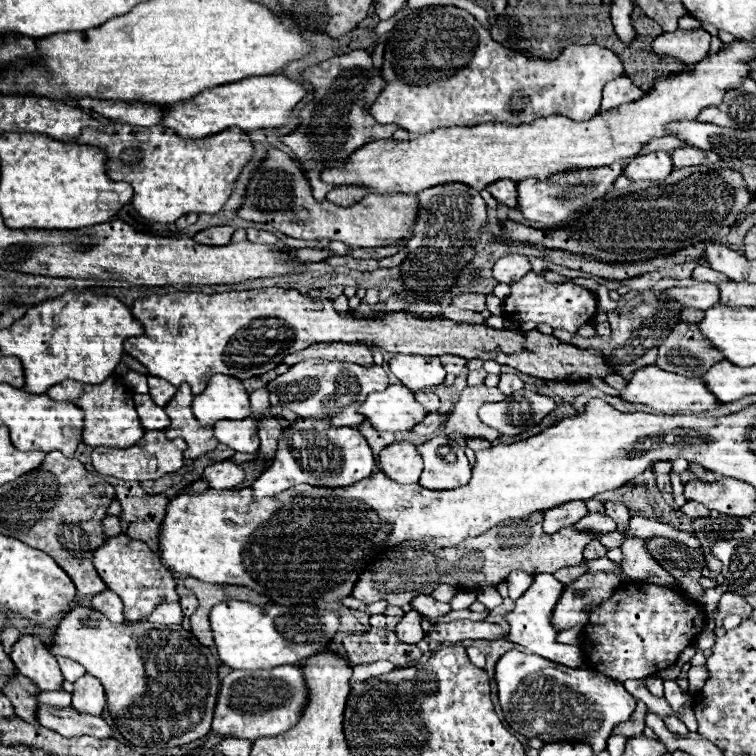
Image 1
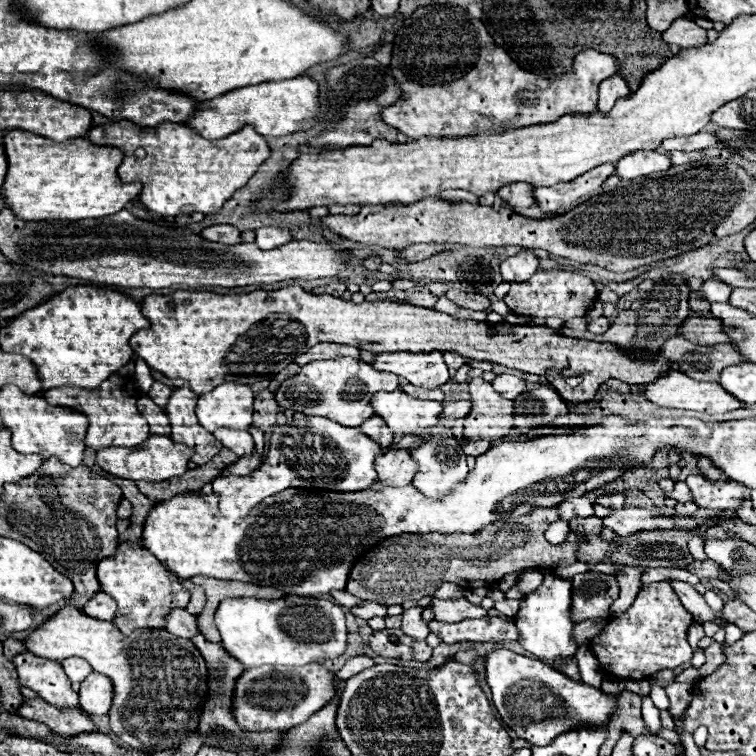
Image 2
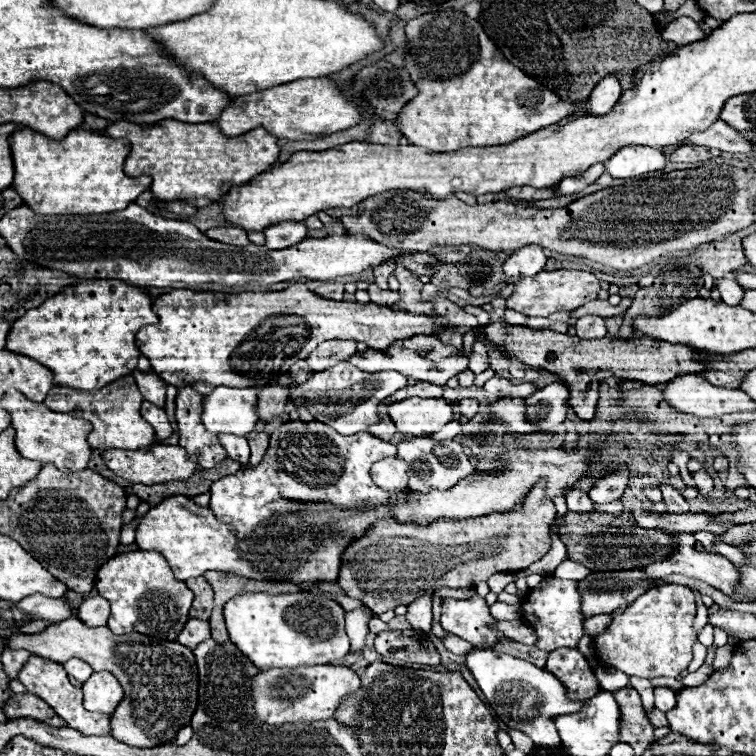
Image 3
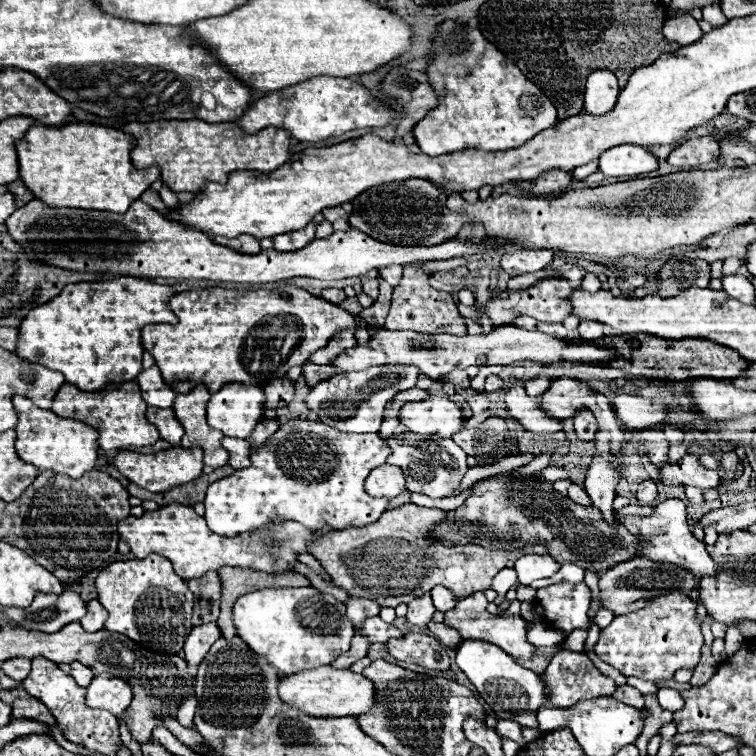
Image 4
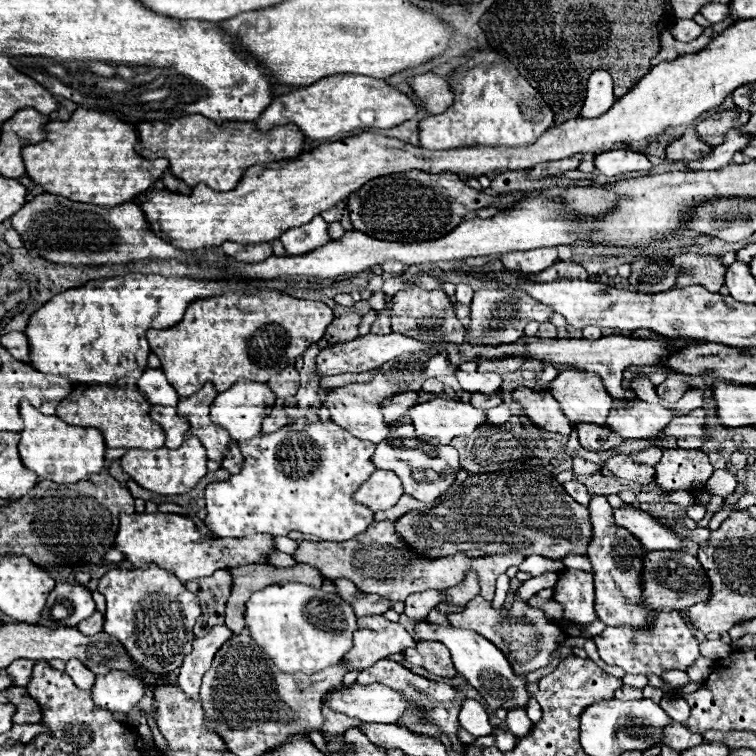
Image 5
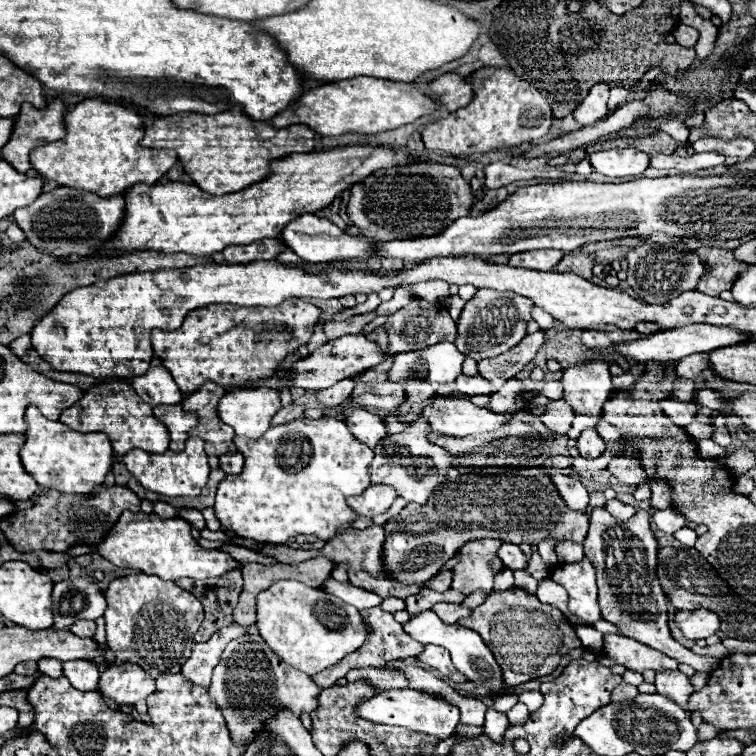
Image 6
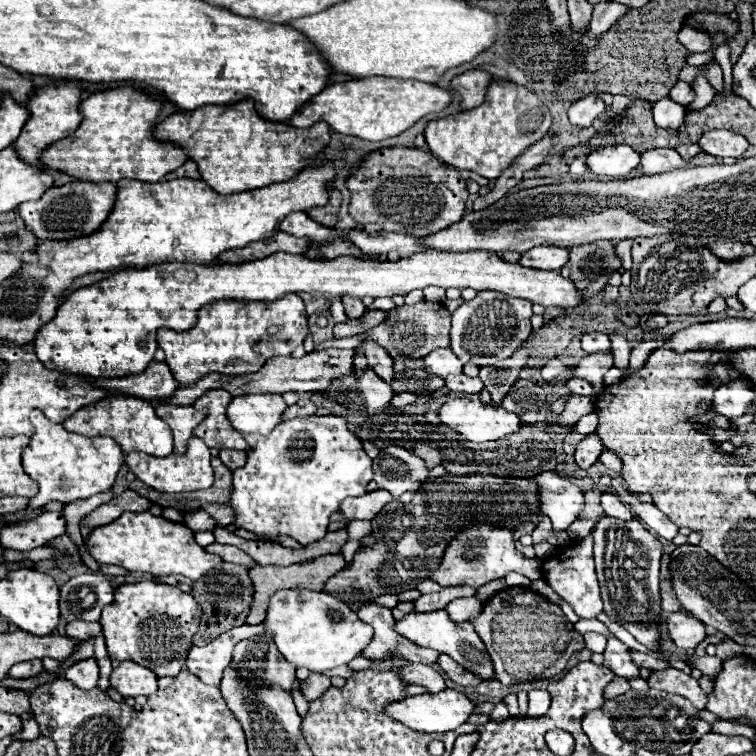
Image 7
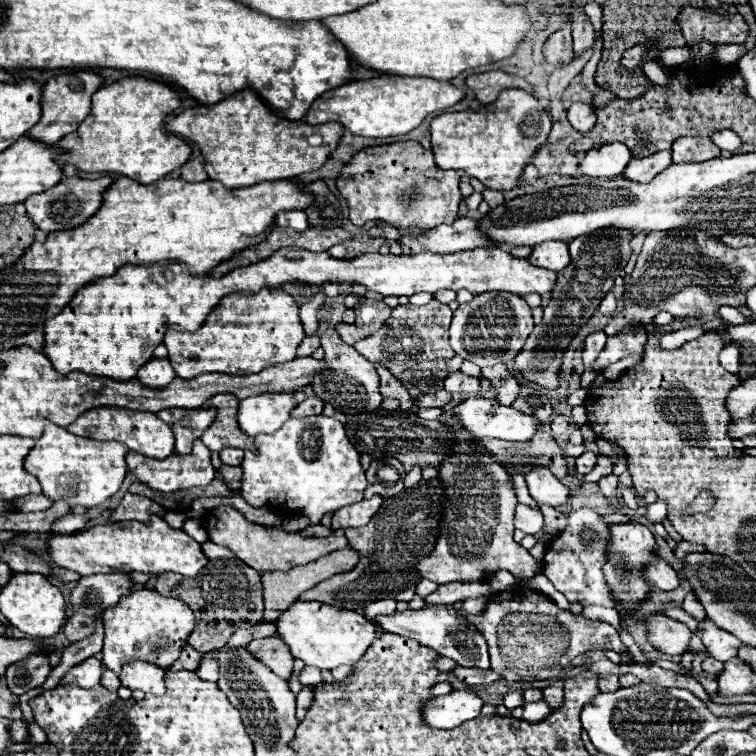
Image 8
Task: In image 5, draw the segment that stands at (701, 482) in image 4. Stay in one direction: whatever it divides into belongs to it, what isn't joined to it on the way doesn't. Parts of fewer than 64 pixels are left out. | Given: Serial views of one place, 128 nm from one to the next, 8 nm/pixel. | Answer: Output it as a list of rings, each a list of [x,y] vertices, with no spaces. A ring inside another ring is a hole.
[[[670,448],[664,450],[662,460],[656,464],[656,482],[664,490],[694,490],[708,482],[714,468],[708,462],[708,456],[702,450],[682,450],[682,448]]]

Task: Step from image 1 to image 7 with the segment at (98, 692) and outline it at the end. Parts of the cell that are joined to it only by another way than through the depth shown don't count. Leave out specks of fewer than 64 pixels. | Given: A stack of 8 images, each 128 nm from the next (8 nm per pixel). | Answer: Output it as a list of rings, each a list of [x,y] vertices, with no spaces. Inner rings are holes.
[[[120,662],[110,674],[110,686],[124,698],[150,696],[158,690],[158,676],[136,662]]]

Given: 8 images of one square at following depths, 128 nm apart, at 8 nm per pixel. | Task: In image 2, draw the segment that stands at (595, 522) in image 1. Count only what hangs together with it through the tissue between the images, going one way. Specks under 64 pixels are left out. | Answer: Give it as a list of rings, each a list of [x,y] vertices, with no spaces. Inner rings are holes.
[[[624,508],[620,512],[614,512],[606,518],[602,518],[604,528],[614,530],[620,536],[628,536],[640,530],[654,530],[654,528],[674,528],[676,516],[660,516],[652,514],[644,508]]]

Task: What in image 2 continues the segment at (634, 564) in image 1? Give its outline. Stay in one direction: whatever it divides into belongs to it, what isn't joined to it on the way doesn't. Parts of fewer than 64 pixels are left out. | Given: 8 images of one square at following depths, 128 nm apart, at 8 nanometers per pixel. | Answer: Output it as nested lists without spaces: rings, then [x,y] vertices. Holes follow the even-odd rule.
[[[668,580],[674,588],[674,592],[678,594],[680,602],[684,604],[684,608],[696,618],[696,622],[706,622],[706,620],[716,620],[720,626],[722,626],[722,620],[720,620],[720,612],[712,612],[708,608],[708,604],[704,602],[702,594],[698,594],[690,584],[686,582],[680,582],[680,580]]]

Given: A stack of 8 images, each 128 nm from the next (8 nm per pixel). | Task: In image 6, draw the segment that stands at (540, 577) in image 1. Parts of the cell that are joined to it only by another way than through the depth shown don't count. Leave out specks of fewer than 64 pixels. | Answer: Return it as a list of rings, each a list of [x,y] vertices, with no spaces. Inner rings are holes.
[[[584,558],[576,564],[562,564],[550,572],[550,580],[558,582],[568,590],[568,610],[570,614],[582,618],[584,622],[592,624],[600,620],[598,608],[598,590],[596,590],[596,576],[594,566]]]

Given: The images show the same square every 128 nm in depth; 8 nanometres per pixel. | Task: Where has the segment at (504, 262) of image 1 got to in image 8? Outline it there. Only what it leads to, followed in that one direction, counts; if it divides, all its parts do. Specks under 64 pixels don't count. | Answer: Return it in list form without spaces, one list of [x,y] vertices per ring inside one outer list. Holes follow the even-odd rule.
[[[542,242],[540,246],[534,246],[528,262],[538,268],[560,272],[570,264],[568,244],[566,242]]]

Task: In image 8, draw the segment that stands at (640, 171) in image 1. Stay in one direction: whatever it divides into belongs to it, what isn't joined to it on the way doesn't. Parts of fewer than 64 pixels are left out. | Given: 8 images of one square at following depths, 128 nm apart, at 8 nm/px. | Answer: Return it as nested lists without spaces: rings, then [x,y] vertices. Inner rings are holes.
[[[620,142],[604,144],[600,148],[588,150],[586,158],[580,162],[580,172],[586,176],[612,180],[624,172],[630,158],[632,158],[632,154],[624,144],[620,144]]]

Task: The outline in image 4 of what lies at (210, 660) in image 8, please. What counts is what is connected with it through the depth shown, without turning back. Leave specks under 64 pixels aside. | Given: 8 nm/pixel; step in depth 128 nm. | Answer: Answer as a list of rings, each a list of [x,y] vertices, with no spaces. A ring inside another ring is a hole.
[[[216,622],[210,624],[202,624],[202,626],[194,626],[192,632],[188,634],[186,642],[184,642],[184,658],[188,662],[190,668],[190,676],[196,676],[198,664],[204,660],[206,652],[210,650],[210,646],[220,638],[220,630],[216,626]],[[190,694],[190,696],[182,702],[180,712],[178,712],[178,716],[176,716],[176,720],[178,720],[184,728],[192,728],[192,726],[194,726],[194,724],[192,724],[194,708],[196,708],[196,698],[194,698],[194,694]]]

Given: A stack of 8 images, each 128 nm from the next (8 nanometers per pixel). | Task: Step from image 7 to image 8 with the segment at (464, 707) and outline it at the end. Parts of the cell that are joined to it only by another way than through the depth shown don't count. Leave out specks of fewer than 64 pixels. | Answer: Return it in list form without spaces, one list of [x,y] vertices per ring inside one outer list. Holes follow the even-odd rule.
[[[452,690],[444,696],[434,696],[422,706],[422,720],[430,728],[452,730],[464,724],[466,720],[478,718],[484,702],[468,690]]]

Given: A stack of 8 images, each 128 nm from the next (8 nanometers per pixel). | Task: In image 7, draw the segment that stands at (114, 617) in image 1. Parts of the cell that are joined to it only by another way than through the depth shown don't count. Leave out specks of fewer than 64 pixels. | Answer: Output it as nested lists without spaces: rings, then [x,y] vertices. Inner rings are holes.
[[[74,620],[70,624],[66,624],[66,636],[74,638],[74,640],[90,640],[94,636],[98,636],[102,630],[100,622],[84,622],[84,620]]]

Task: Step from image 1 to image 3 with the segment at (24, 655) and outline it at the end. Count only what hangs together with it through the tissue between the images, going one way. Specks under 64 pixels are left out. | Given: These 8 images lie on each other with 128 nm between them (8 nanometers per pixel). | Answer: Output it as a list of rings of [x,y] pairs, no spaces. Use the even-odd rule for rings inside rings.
[[[28,658],[28,662],[22,666],[18,680],[26,686],[26,690],[38,698],[42,698],[48,706],[52,706],[56,710],[56,714],[70,726],[80,730],[82,734],[94,734],[94,736],[102,736],[102,734],[110,734],[110,716],[106,714],[92,714],[88,710],[84,710],[82,706],[82,690],[72,686],[68,680],[68,674],[64,672],[62,664],[58,662],[48,662],[46,658]]]

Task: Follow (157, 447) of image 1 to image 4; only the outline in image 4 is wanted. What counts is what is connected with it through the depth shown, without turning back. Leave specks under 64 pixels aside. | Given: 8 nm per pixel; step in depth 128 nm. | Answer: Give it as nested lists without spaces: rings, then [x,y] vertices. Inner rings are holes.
[[[170,448],[170,450],[162,450],[156,454],[138,454],[138,452],[130,452],[130,450],[122,450],[114,456],[114,466],[120,470],[120,474],[124,474],[130,482],[138,484],[140,488],[146,488],[150,492],[166,492],[174,486],[186,484],[194,478],[198,478],[202,474],[202,450],[196,448]]]

